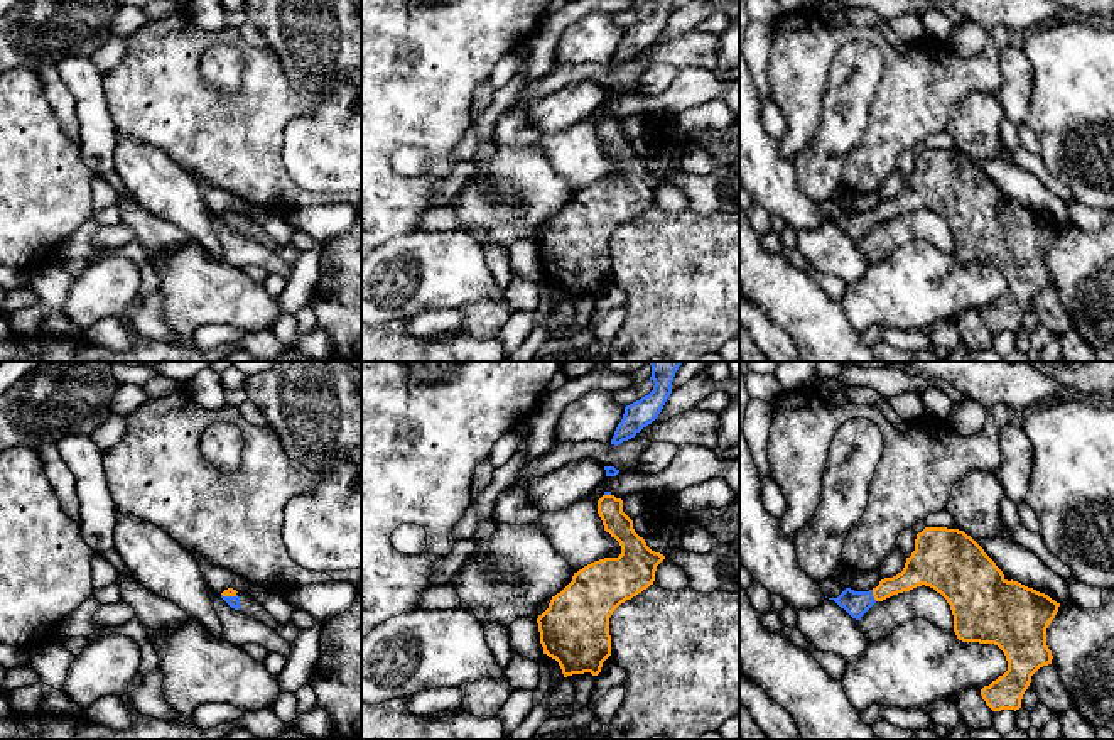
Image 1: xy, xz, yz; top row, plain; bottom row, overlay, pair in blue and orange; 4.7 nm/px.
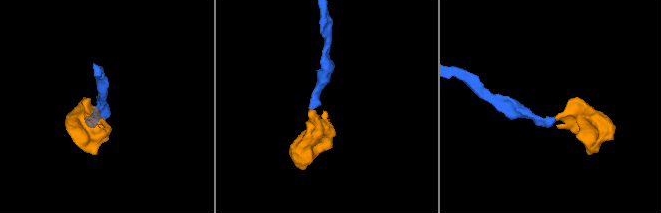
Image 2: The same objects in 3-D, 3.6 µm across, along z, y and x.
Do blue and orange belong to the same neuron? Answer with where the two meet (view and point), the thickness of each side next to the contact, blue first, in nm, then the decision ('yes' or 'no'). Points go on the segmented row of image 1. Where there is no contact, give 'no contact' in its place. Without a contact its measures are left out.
yz (871, 595) | 120/140 nm | yes

